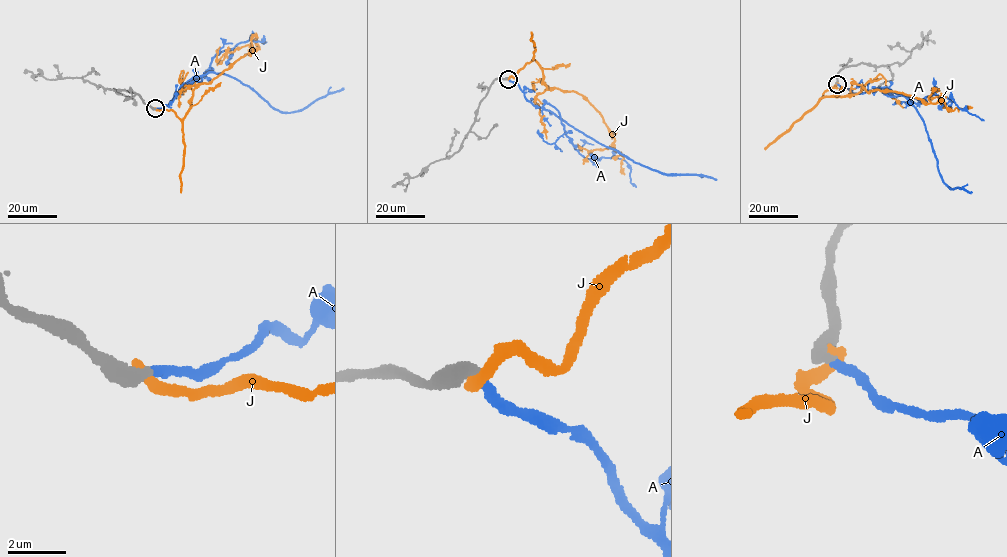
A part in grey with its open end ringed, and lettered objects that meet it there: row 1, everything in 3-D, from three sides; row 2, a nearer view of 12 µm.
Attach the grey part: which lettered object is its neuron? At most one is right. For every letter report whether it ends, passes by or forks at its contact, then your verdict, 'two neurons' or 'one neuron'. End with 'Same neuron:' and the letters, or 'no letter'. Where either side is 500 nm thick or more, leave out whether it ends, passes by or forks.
A: one neuron
J: two neurons
Same neuron: A

